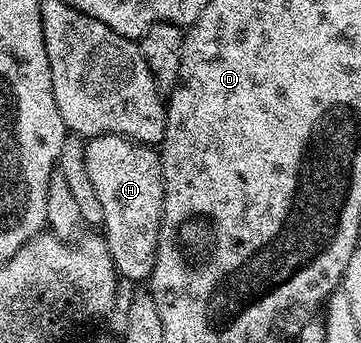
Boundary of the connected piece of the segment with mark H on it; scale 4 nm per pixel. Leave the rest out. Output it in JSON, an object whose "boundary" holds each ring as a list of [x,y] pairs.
{"boundary":[[[94,135],[85,142],[86,171],[98,193],[98,202],[102,205],[102,234],[108,242],[110,257],[117,272],[128,279],[147,280],[154,269],[158,233],[164,212],[164,178],[160,164],[160,152],[149,144],[136,143],[121,135]]]}

